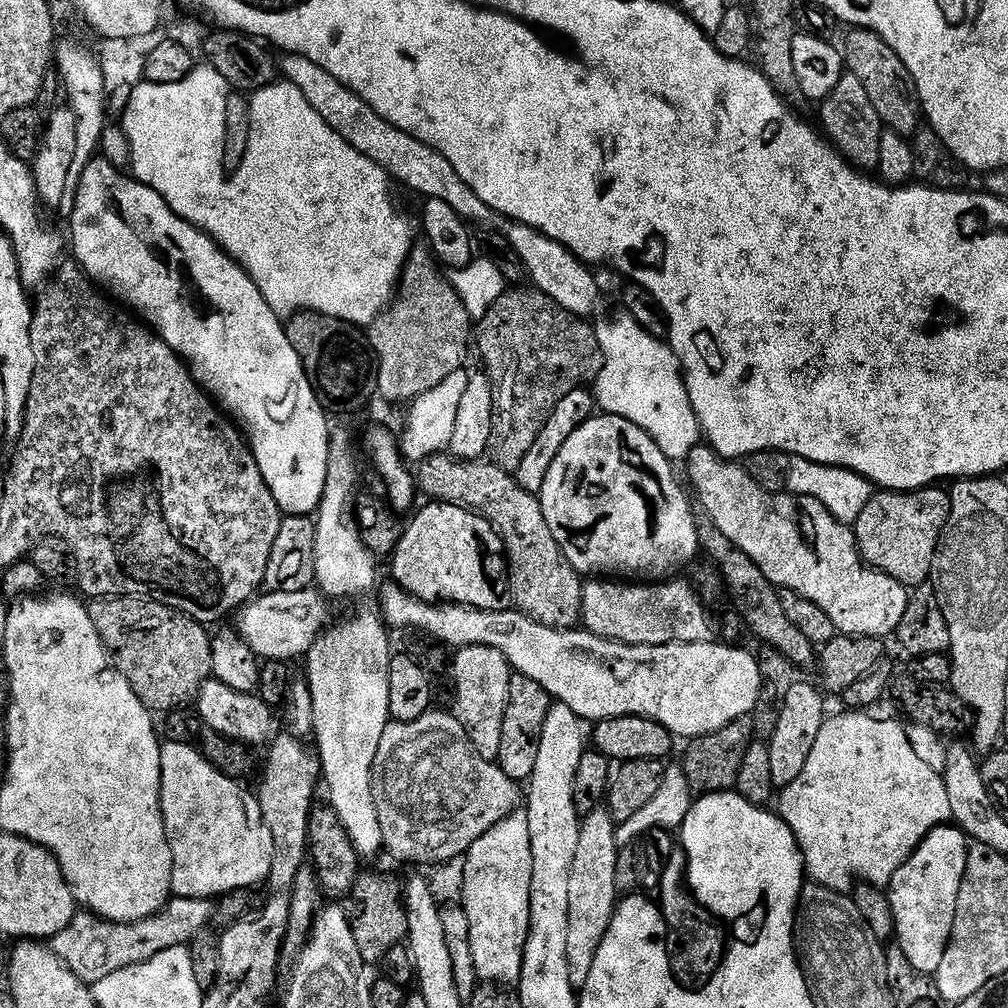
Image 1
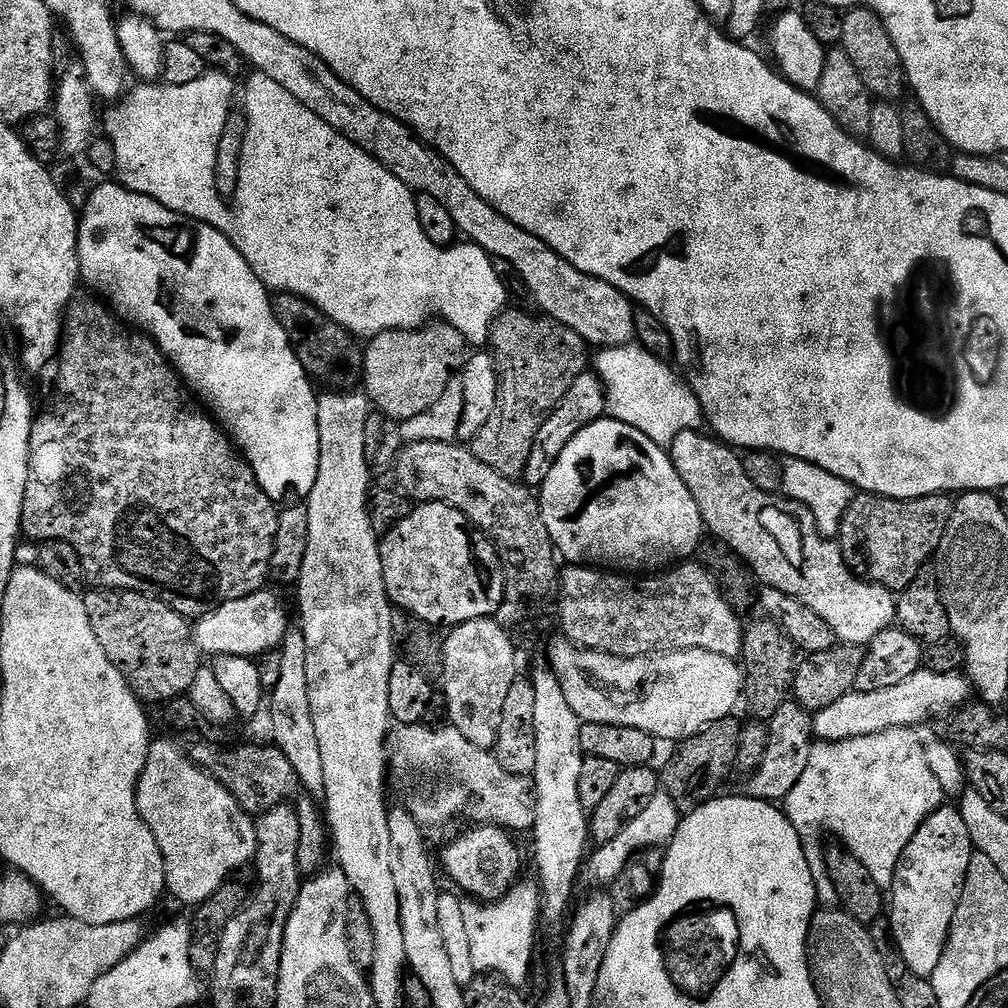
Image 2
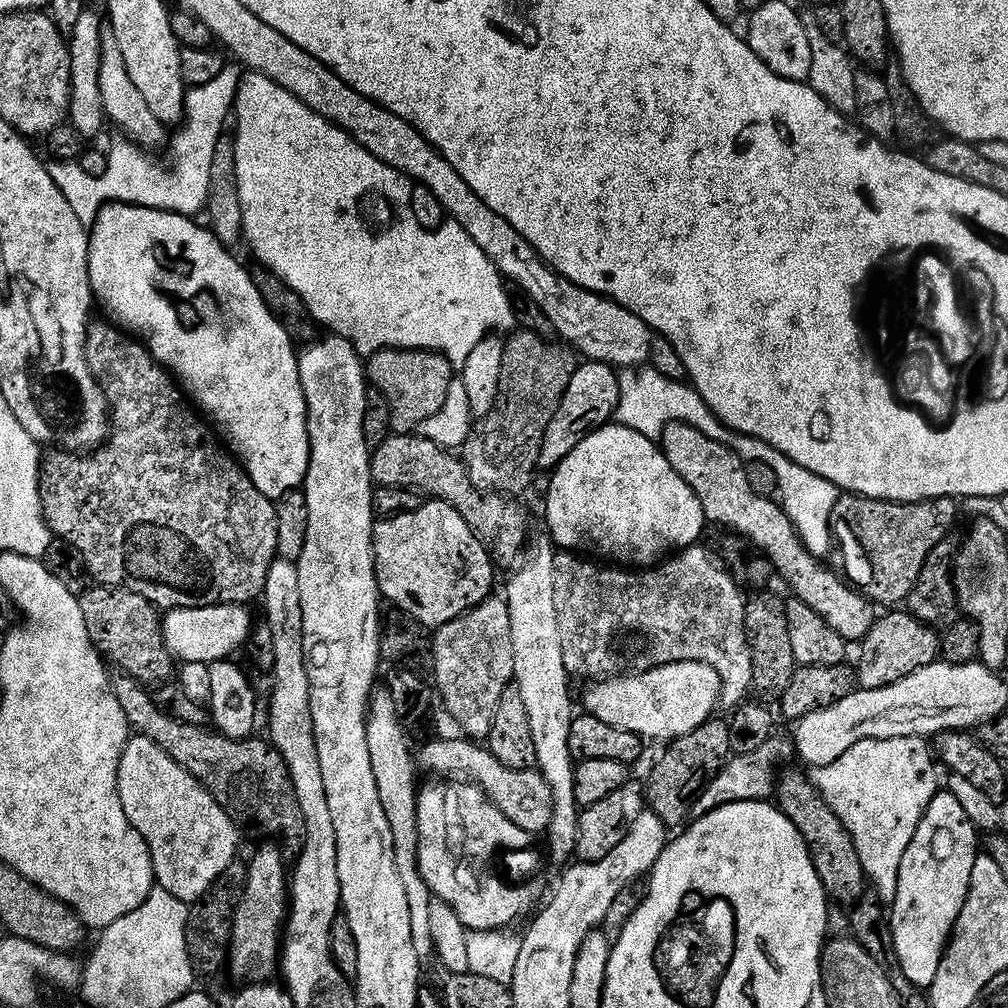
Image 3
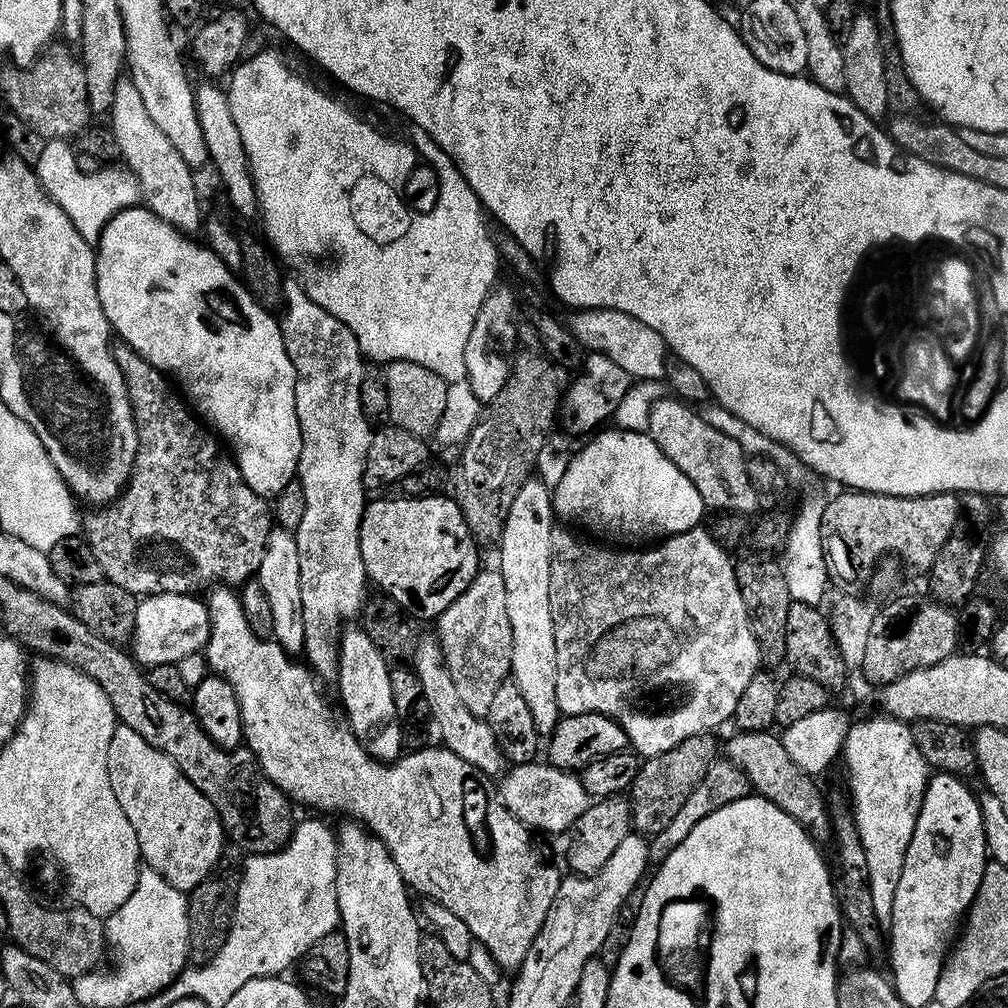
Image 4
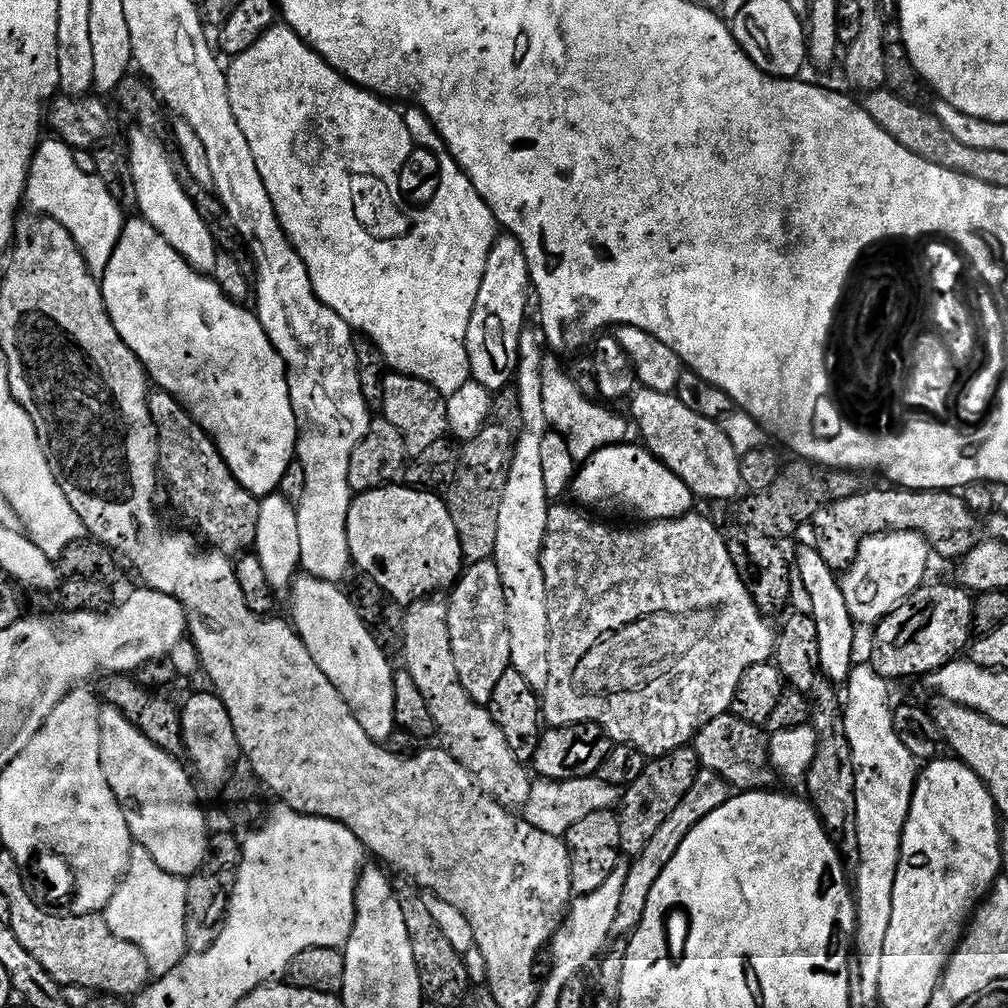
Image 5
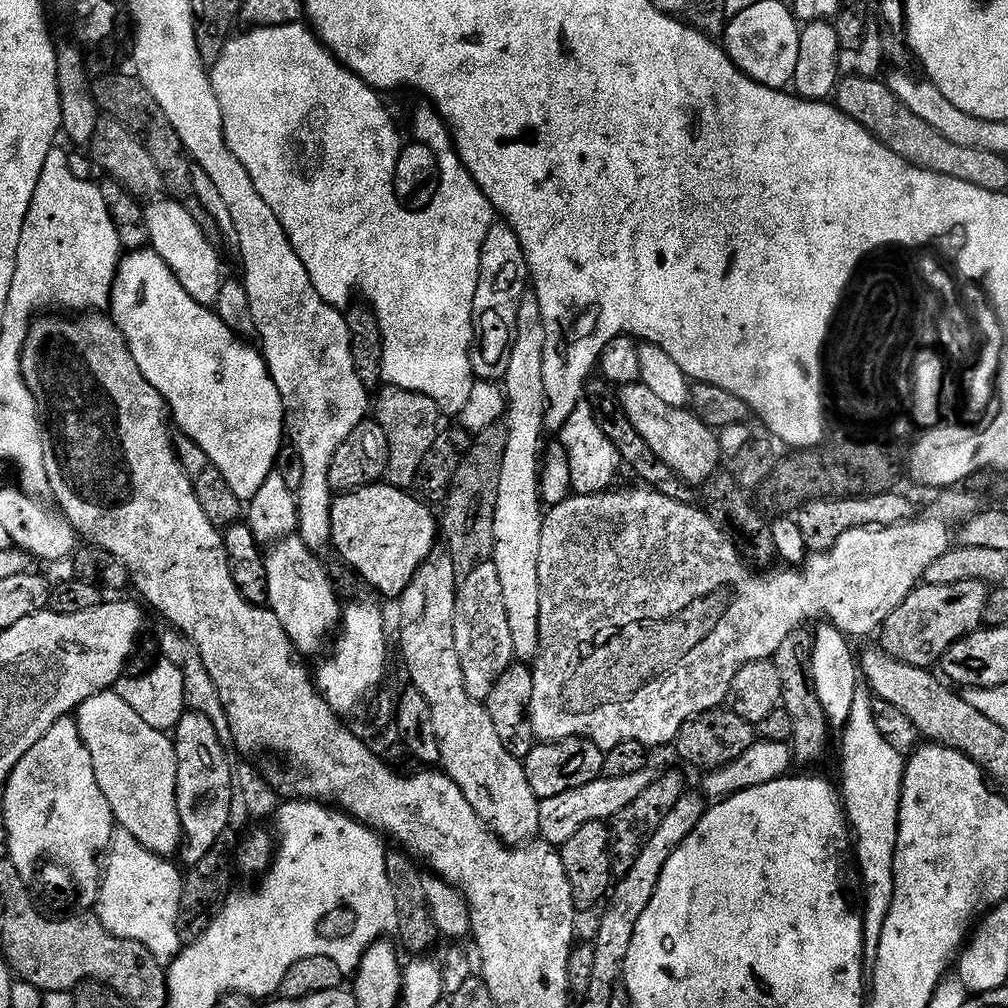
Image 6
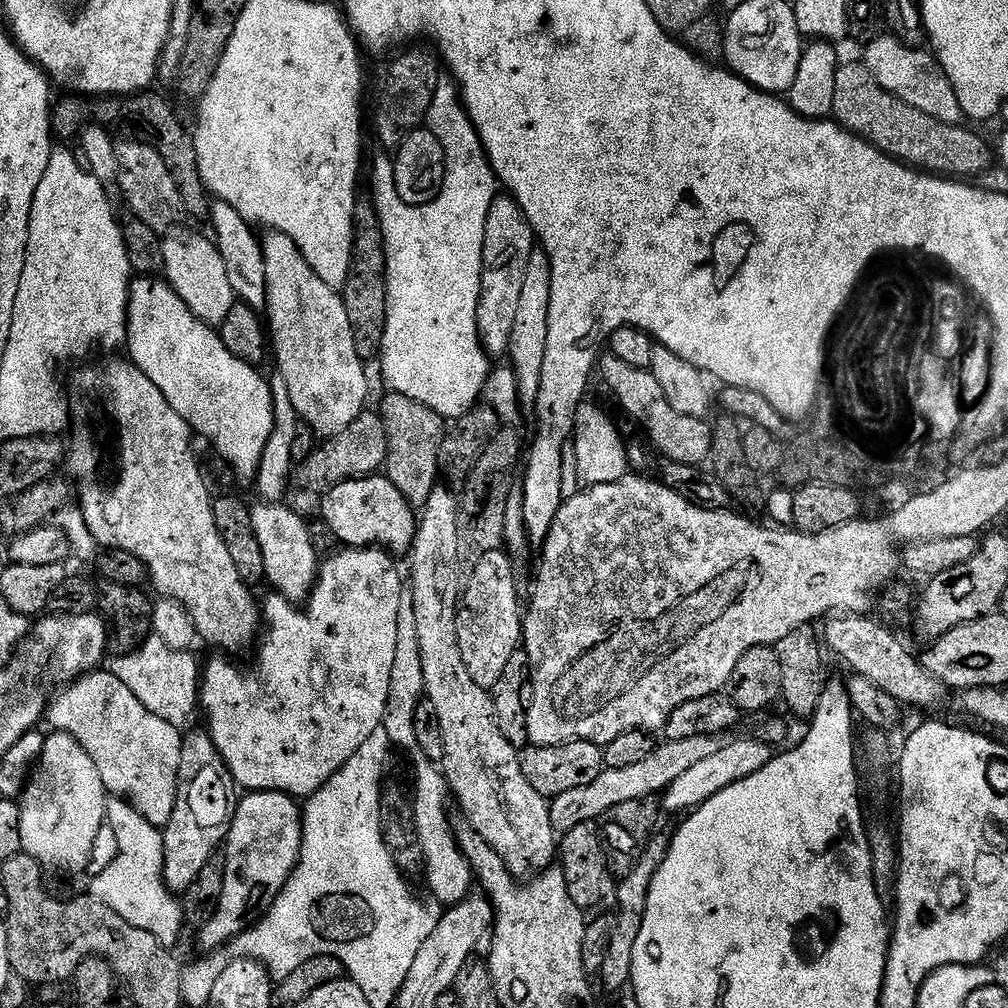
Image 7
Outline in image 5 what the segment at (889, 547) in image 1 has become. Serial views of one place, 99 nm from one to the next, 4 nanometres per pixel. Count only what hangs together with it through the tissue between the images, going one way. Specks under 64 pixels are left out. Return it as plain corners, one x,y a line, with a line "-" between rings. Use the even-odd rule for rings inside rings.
887,488
888,490
865,490
856,496
843,499
842,502
830,503
820,508
813,516
814,526
813,545
822,556
822,560
835,572
843,572
849,567
860,547
861,542
868,536
875,536
882,532
916,532
929,543
937,554
946,560
963,558
981,539
982,533
976,529
978,518
971,512
957,493
950,490
915,492
912,489
-
832,520
837,520
843,528
842,532
832,535

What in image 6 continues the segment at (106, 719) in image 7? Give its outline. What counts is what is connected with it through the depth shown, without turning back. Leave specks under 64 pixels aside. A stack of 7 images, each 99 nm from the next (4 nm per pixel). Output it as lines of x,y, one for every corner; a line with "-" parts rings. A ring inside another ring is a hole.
116,690
98,692
85,700
78,709
78,720
82,725
84,741
96,762
96,776
100,780
102,790
108,795
112,804
115,819
124,828
133,832
133,837
152,852
172,854
176,847
182,844
182,829
180,827
180,806
176,800
176,779
180,760
176,756
176,746
173,737
167,731
161,730
150,722
144,721
137,710
130,706
124,694

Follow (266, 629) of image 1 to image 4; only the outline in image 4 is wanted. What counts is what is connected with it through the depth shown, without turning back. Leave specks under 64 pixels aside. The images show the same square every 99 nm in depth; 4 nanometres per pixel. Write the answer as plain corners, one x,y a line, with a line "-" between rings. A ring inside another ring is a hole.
162,594
141,599
137,603
136,632
130,641
130,648
136,663
150,669
163,664
179,664
190,655
203,653
211,637
212,619
203,599

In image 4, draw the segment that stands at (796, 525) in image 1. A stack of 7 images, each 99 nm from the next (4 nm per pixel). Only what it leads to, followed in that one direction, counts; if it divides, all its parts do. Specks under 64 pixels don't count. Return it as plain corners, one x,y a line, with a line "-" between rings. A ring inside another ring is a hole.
679,398
668,399
661,399
656,405
647,430
647,435
659,446
662,454
666,454
666,458
670,458
670,462
674,462
674,466
678,466
678,470
694,482
709,509
737,514
759,513
756,511
760,508
762,497
750,482
748,466
742,459
738,442
714,430
714,426
710,426
710,422
706,422
695,407

